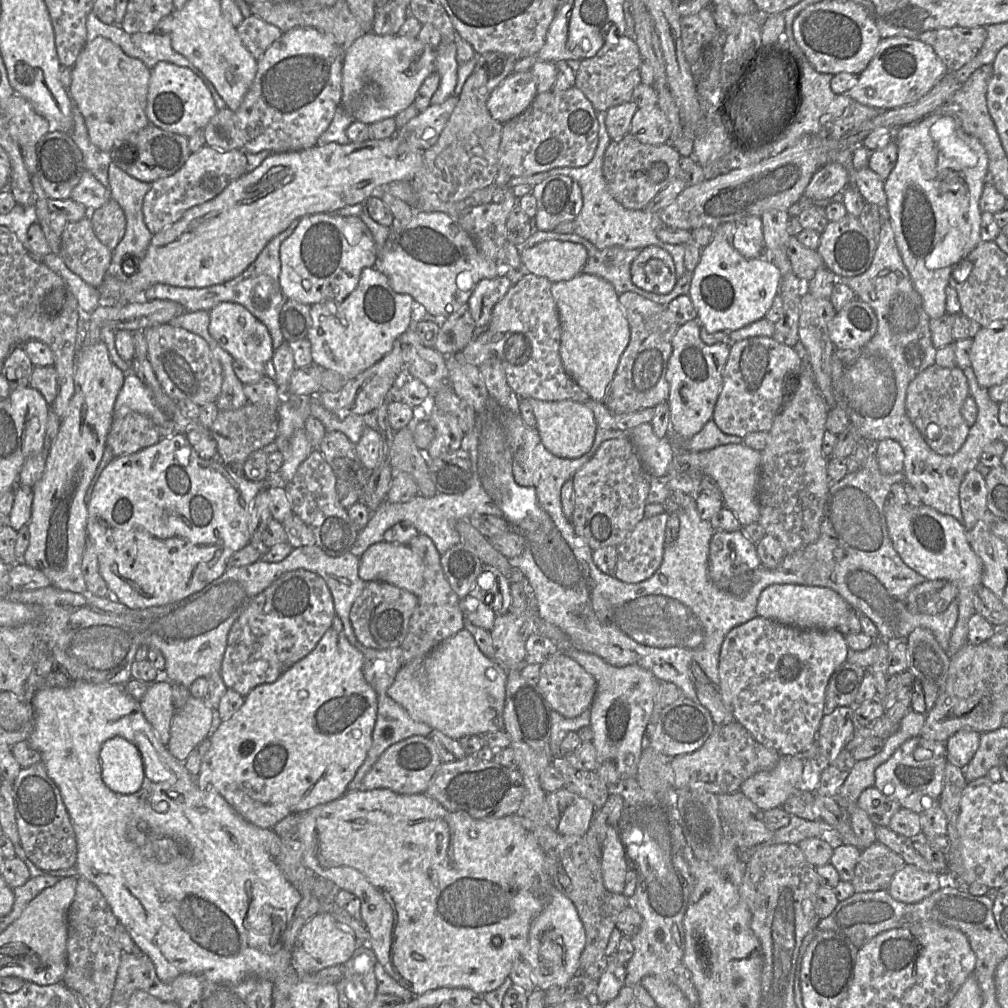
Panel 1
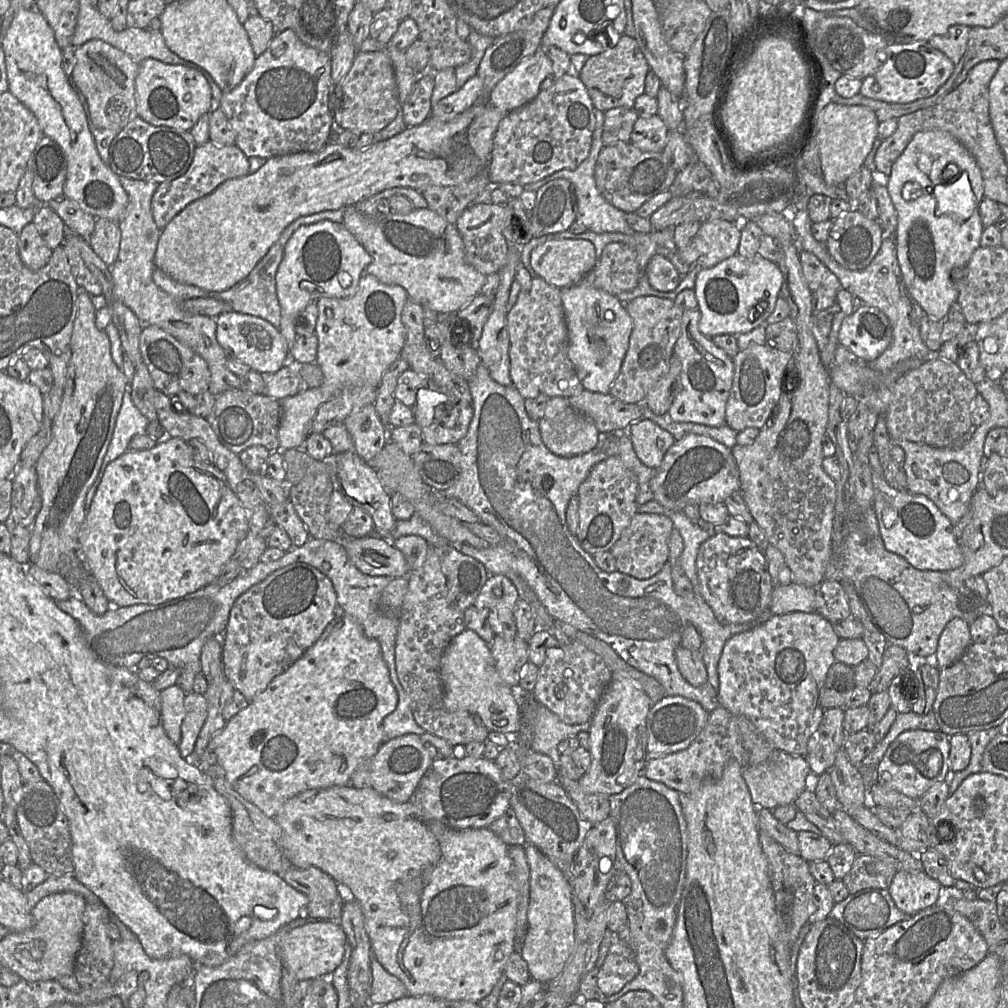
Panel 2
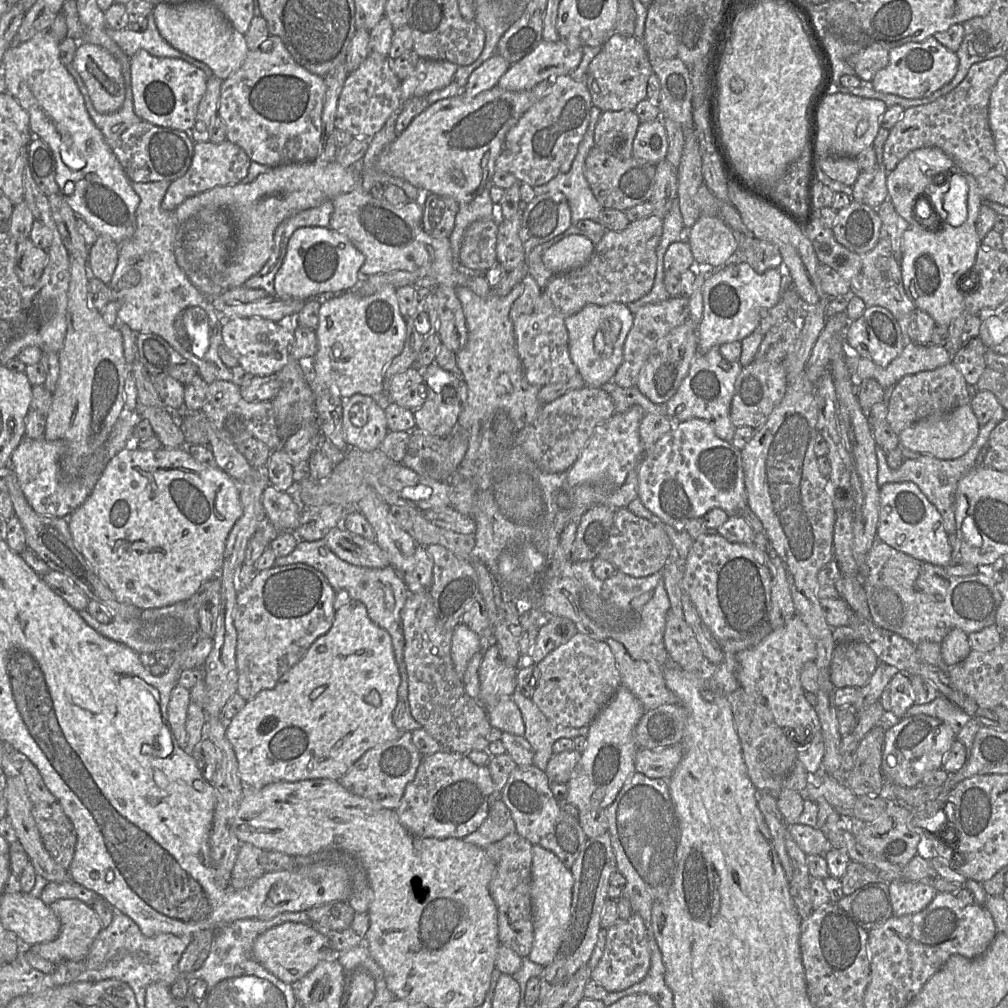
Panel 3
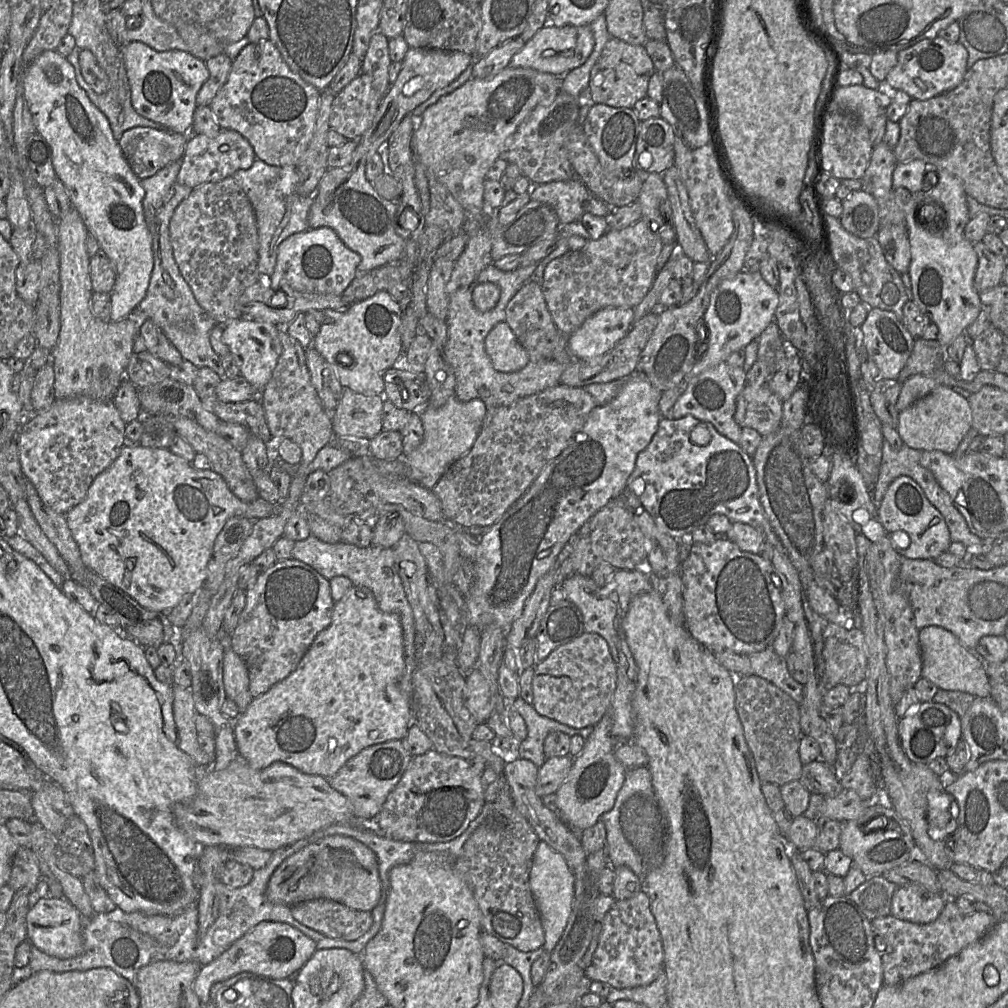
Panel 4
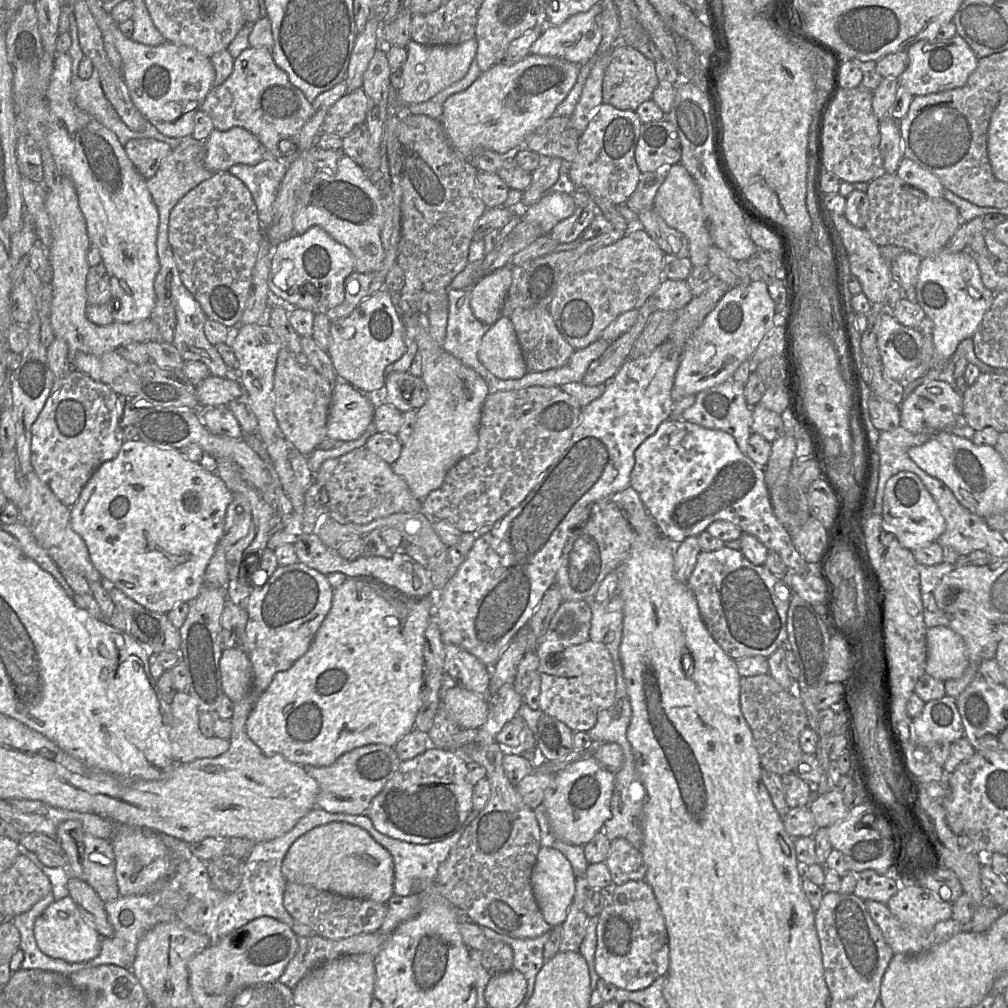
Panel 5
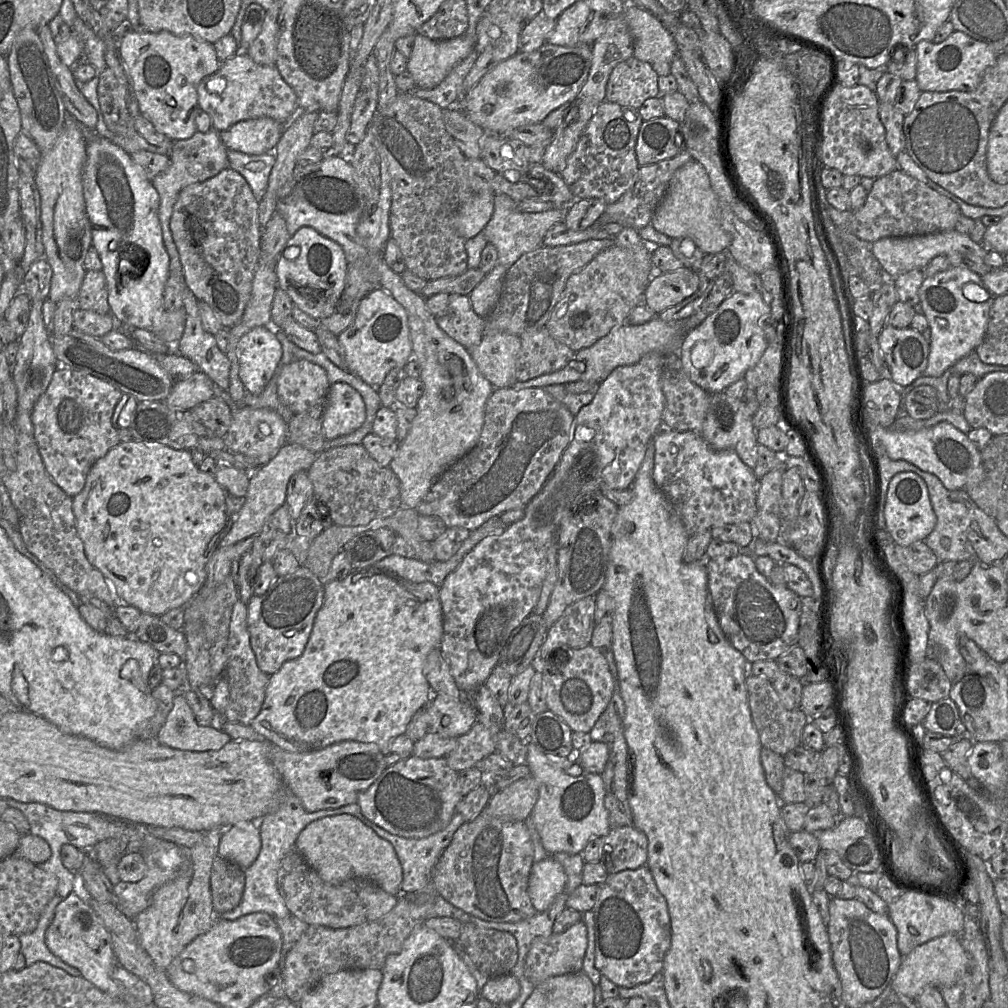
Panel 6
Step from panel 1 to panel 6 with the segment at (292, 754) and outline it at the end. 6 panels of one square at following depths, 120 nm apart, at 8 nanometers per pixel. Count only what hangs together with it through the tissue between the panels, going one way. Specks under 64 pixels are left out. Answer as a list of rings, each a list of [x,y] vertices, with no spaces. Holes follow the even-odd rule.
[[[365,567],[352,570],[342,580],[327,581],[324,590],[323,605],[315,617],[304,652],[298,658],[286,661],[276,673],[270,676],[262,708],[251,727],[266,741],[289,752],[312,752],[341,741],[374,743],[382,752],[394,738],[406,732],[414,714],[425,708],[431,700],[432,689],[424,675],[424,665],[429,652],[441,647],[443,613],[439,595],[440,587],[431,582],[411,582],[388,569]]]

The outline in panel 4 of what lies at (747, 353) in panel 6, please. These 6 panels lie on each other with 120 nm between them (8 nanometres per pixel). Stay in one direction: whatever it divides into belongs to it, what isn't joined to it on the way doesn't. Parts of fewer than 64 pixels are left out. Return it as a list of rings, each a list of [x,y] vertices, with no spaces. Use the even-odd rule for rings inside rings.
[[[742,270],[733,278],[723,280],[717,286],[703,316],[703,325],[707,328],[707,340],[698,350],[693,368],[678,385],[661,394],[662,406],[669,409],[668,418],[672,418],[673,405],[685,391],[689,380],[719,363],[725,362],[732,352],[744,349],[752,340],[757,339],[775,319],[778,302],[777,289],[771,287],[759,272],[747,273]]]

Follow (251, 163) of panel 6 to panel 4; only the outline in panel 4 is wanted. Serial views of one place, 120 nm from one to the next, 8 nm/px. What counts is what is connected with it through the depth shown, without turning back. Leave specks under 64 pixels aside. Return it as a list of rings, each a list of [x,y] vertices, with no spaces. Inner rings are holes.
[[[257,158],[249,169],[237,170],[232,177],[249,198],[255,212],[259,240],[259,281],[266,281],[274,272],[280,243],[294,233],[310,229],[308,215],[314,195],[304,196],[296,192],[296,167],[273,166]]]

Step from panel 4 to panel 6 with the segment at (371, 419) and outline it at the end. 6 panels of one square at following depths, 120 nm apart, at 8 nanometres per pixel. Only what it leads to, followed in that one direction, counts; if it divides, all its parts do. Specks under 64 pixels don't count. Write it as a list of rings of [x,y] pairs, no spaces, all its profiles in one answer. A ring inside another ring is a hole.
[[[346,383],[331,384],[321,416],[326,440],[354,432],[364,420],[365,405],[361,395]]]

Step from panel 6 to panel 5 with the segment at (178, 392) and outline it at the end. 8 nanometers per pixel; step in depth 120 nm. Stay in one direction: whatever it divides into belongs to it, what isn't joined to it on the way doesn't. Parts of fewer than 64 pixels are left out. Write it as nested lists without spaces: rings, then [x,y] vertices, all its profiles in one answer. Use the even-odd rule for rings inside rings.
[[[231,372],[226,377],[209,375],[195,388],[201,408],[227,406],[243,392],[241,383]]]

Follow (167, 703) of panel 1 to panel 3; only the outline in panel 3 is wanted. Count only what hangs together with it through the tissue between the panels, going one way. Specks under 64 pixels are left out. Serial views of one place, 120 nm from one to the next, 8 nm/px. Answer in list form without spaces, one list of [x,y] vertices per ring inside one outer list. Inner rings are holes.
[[[178,683],[172,690],[168,703],[168,723],[174,737],[182,749],[186,749],[186,719],[191,700],[190,690]]]

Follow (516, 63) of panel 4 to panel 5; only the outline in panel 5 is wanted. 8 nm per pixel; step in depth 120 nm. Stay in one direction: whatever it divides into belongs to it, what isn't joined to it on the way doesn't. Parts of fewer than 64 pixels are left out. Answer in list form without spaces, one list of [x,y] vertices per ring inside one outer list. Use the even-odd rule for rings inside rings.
[[[601,2],[588,11],[569,17],[563,24],[552,26],[530,47],[530,54],[554,56],[579,65],[587,63],[596,53],[602,40]]]

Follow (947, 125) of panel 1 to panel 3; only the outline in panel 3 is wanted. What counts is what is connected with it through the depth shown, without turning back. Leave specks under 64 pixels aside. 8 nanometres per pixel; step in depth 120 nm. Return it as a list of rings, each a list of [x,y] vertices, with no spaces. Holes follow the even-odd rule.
[[[925,147],[925,148],[919,148],[916,150],[911,151],[904,159],[902,159],[896,168],[888,173],[887,176],[887,189],[889,196],[891,198],[891,201],[894,205],[894,208],[896,212],[903,218],[903,220],[906,223],[906,229],[903,233],[902,237],[902,257],[900,260],[900,267],[901,267],[901,273],[902,273],[902,279],[903,279],[903,285],[904,290],[907,294],[907,296],[913,301],[916,308],[921,309],[924,312],[927,312],[935,321],[937,325],[945,325],[949,326],[950,322],[958,317],[961,314],[965,314],[965,286],[961,284],[961,281],[965,276],[969,276],[969,272],[972,269],[972,267],[975,264],[976,261],[976,255],[978,252],[978,249],[981,247],[982,239],[979,237],[977,230],[976,230],[976,223],[979,216],[980,207],[982,205],[983,199],[980,194],[979,186],[975,180],[975,178],[963,172],[961,169],[959,169],[955,163],[951,160],[949,156],[947,156],[941,149],[937,147]],[[943,174],[946,176],[942,182],[938,181],[938,175]],[[919,199],[926,200],[932,207],[933,213],[931,213],[927,208],[923,208],[924,211],[919,210],[920,206],[923,205],[920,204],[917,211],[917,216],[915,213],[915,206]],[[929,217],[931,218],[929,219]],[[962,289],[962,291],[961,291]]]

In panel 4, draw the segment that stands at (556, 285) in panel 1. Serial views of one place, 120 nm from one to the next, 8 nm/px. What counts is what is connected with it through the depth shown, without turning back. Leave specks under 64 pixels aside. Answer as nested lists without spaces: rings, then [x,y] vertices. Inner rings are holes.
[[[633,308],[601,309],[568,336],[568,351],[574,361],[601,357],[626,336],[633,323]]]

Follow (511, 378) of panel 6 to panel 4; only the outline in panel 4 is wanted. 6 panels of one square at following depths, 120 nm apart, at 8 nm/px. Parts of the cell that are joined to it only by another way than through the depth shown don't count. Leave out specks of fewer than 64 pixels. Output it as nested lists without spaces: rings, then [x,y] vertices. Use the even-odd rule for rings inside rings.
[[[506,322],[498,323],[485,338],[485,350],[495,370],[517,372],[529,362],[528,355]]]

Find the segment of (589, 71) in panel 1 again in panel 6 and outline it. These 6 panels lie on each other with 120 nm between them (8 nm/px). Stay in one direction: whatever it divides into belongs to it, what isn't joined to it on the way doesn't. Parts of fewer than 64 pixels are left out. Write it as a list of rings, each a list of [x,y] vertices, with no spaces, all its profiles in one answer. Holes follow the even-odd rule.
[[[632,56],[618,63],[612,70],[605,99],[638,110],[647,99],[660,95],[658,78],[651,63]]]

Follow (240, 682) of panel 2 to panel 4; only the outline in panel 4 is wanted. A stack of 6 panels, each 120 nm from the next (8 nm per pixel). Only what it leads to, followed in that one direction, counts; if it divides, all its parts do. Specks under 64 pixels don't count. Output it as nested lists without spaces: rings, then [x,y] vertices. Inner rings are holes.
[[[288,559],[284,561],[276,561],[272,567],[258,575],[255,584],[246,591],[246,604],[240,614],[237,627],[232,635],[231,645],[233,651],[240,656],[247,666],[249,675],[249,690],[253,698],[259,697],[263,693],[266,693],[274,684],[286,678],[297,668],[299,662],[308,651],[315,637],[331,623],[334,604],[335,602],[331,596],[329,580],[319,574],[311,566],[300,560]]]

